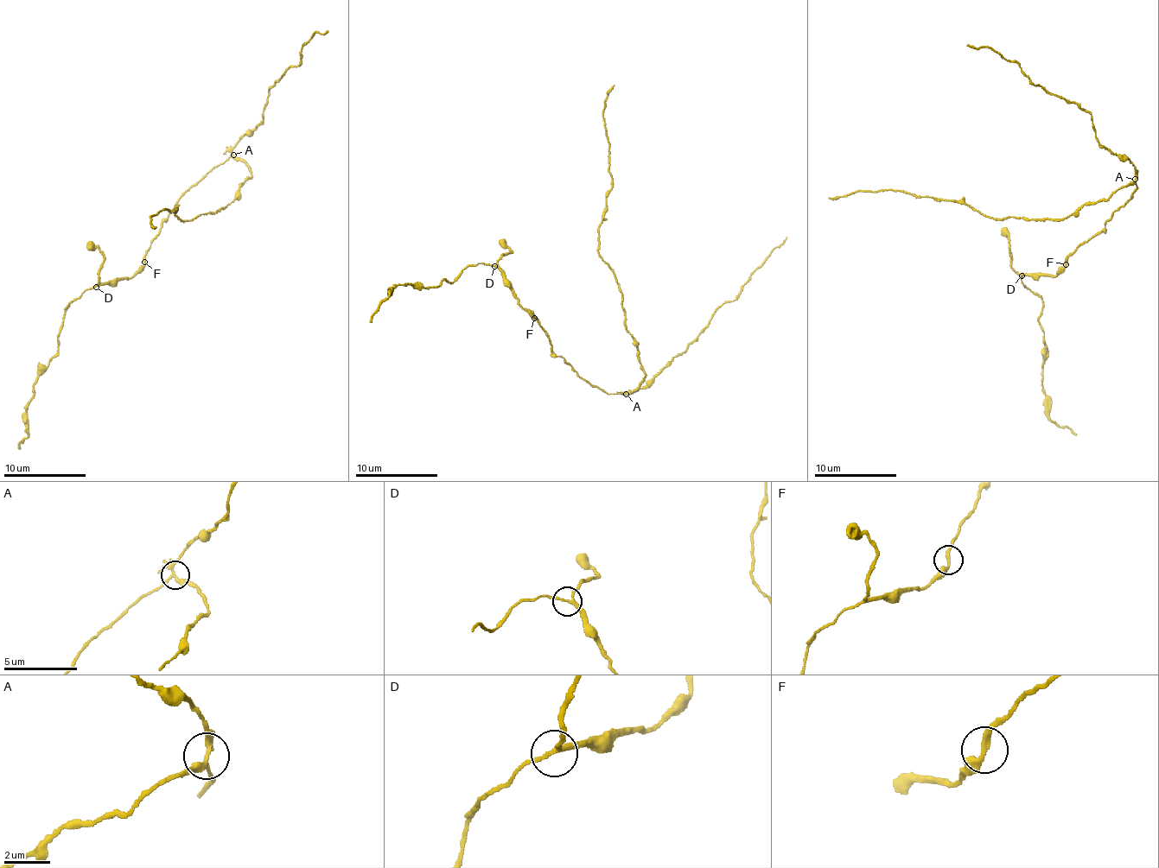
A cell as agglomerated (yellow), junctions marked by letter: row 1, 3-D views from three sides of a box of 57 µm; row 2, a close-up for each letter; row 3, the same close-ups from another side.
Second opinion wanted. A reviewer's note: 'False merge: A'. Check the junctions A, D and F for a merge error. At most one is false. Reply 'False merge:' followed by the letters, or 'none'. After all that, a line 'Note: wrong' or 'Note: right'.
False merge: A
Note: right

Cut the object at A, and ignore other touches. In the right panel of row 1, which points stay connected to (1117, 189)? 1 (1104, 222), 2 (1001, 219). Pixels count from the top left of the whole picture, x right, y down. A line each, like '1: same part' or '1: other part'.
1: other part
2: same part

